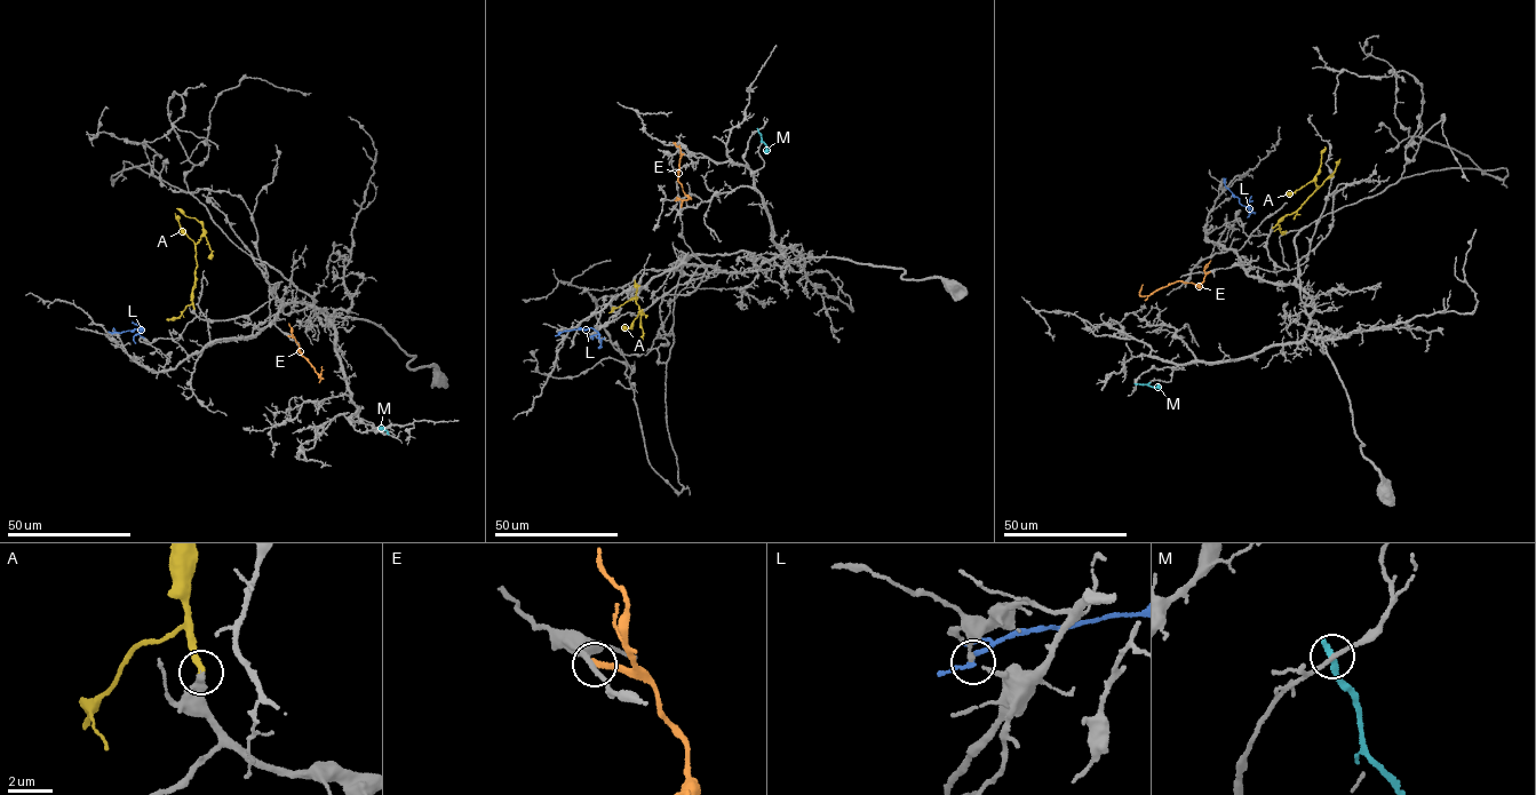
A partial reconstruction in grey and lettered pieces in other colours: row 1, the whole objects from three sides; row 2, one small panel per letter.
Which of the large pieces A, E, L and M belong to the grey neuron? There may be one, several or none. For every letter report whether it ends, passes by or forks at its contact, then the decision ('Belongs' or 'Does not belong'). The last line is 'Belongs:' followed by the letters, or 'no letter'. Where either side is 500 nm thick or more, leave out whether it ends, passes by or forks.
A: It ends there. Belongs
E: It ends there. Does not belong
L: It passes by. Belongs
M: It ends there. Does not belong
Belongs: A, L

